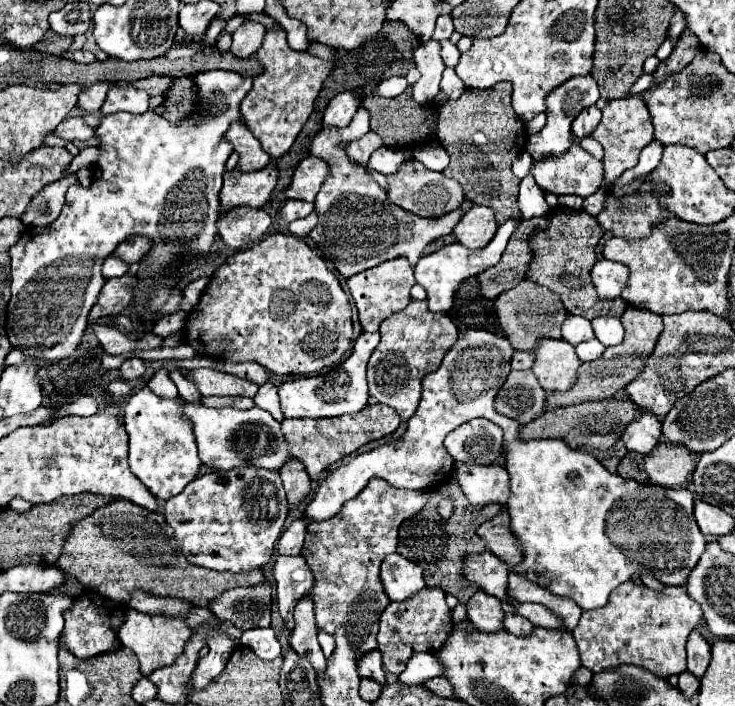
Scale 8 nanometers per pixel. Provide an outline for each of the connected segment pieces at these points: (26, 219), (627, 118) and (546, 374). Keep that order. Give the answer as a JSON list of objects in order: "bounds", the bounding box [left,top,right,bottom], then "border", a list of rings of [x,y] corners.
[{"bounds":[20,175,78,227],"border":[[[76,175],[60,179],[56,183],[50,183],[48,187],[44,187],[38,195],[32,197],[32,201],[26,207],[26,211],[24,211],[20,221],[24,225],[28,225],[28,227],[46,227],[52,221],[56,221],[56,217],[60,215],[62,205],[64,205],[66,189],[70,185],[74,185],[74,183],[78,183]]]},{"bounds":[592,95,654,187],"border":[[[634,95],[628,99],[616,99],[608,101],[608,105],[602,109],[602,121],[592,131],[592,139],[596,139],[604,147],[604,171],[602,171],[602,187],[612,185],[626,169],[636,167],[640,151],[654,139],[652,135],[652,121],[648,107],[644,103],[642,95]]]},{"bounds":[532,339,580,393],"border":[[[556,339],[540,341],[536,349],[536,361],[532,371],[536,373],[540,385],[546,393],[568,391],[578,375],[580,359],[574,345]]]}]

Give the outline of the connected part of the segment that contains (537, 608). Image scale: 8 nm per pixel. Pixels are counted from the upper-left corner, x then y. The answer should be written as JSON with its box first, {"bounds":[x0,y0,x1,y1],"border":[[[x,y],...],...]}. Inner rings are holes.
{"bounds":[514,603,564,629],"border":[[[514,603],[514,609],[518,615],[526,617],[534,627],[554,627],[554,629],[564,629],[562,621],[548,611],[546,607],[538,603]]]}

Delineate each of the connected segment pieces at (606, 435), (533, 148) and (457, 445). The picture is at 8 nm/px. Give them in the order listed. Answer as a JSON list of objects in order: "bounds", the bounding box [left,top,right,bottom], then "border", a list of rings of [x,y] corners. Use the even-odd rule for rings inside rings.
[{"bounds":[522,399,642,449],"border":[[[602,399],[602,401],[582,401],[570,407],[556,407],[552,411],[542,413],[536,421],[522,427],[524,439],[564,439],[570,447],[594,447],[594,449],[610,449],[624,429],[640,417],[642,409],[634,405],[630,399]]]},{"bounds":[526,75,600,161],"border":[[[590,75],[584,77],[574,77],[572,81],[566,81],[564,85],[560,85],[560,89],[556,89],[556,93],[550,93],[546,97],[546,105],[548,105],[548,121],[544,125],[544,129],[540,133],[534,133],[528,137],[526,141],[526,151],[532,155],[534,161],[542,161],[546,157],[558,157],[564,155],[570,145],[572,145],[572,131],[570,131],[570,123],[576,119],[576,115],[588,107],[594,105],[598,101],[600,93],[598,93],[598,85],[596,81],[592,81]]]},{"bounds":[444,419,502,465],"border":[[[472,419],[448,433],[444,447],[454,461],[490,465],[502,453],[502,429],[488,419]]]}]

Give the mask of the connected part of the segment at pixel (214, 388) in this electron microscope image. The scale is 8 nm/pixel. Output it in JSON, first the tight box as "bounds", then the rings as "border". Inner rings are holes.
{"bounds":[186,369,258,397],"border":[[[194,369],[188,371],[186,377],[198,387],[200,395],[242,395],[254,397],[258,391],[256,383],[240,379],[236,375],[228,375],[216,369]]]}

